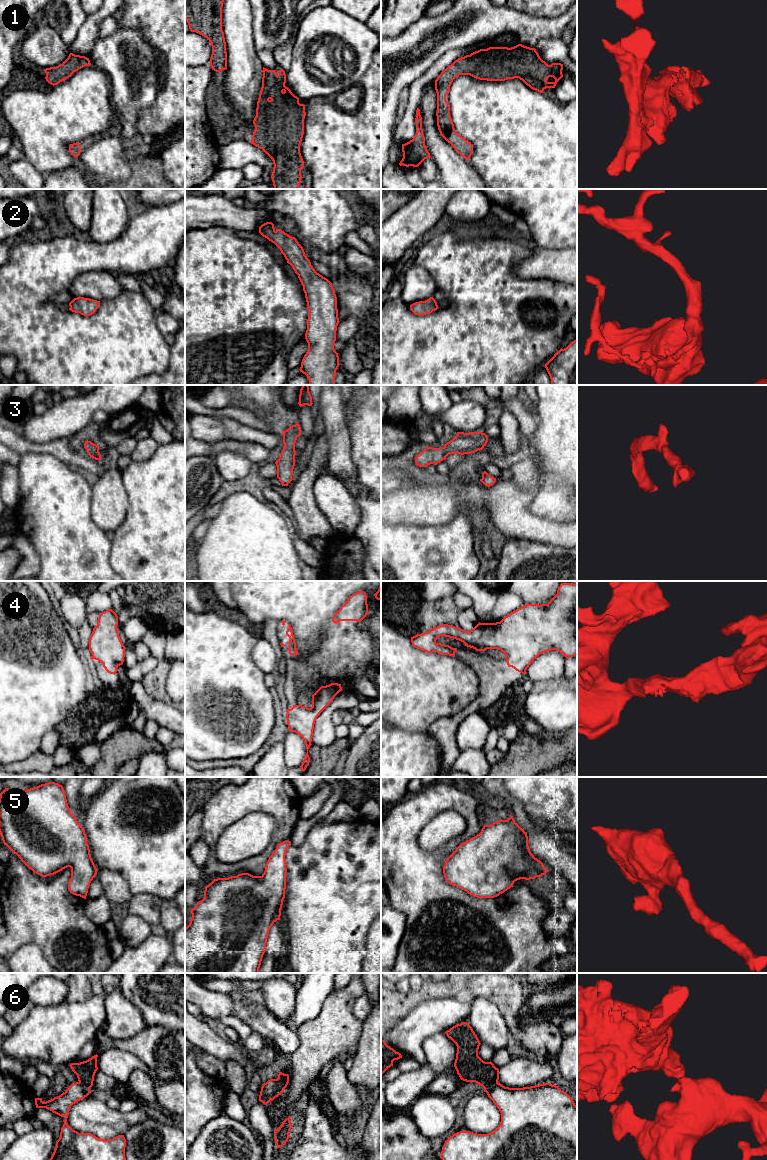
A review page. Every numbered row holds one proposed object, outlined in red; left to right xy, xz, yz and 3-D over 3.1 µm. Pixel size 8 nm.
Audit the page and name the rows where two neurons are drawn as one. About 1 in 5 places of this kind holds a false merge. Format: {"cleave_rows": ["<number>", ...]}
{"cleave_rows": ["6"]}

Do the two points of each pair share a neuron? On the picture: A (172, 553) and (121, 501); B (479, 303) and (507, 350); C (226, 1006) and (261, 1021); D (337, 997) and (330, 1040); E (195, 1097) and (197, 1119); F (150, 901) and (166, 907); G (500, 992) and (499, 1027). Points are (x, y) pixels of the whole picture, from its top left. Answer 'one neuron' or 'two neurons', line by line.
A: two neurons
B: one neuron
C: two neurons
D: one neuron
E: one neuron
F: two neurons
G: two neurons

